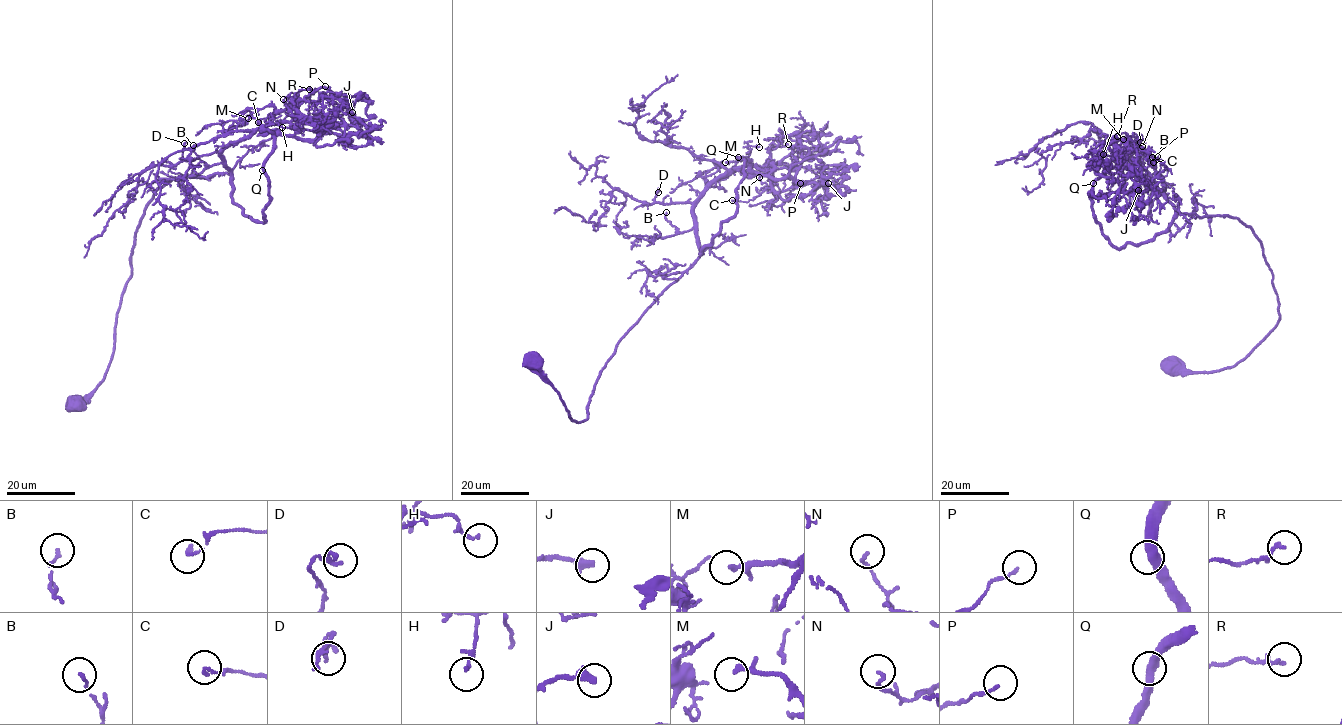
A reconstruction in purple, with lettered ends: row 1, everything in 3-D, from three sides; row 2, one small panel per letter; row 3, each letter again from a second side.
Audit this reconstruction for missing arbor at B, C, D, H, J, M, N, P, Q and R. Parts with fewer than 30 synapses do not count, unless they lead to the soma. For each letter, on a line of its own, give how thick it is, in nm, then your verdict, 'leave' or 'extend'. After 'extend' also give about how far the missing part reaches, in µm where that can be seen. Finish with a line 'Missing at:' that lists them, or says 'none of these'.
B: calibre 120 nm; leave
C: calibre 130 nm; leave
D: calibre 110 nm; leave
H: calibre 120 nm; leave
J: calibre 360 nm; leave
M: calibre 160 nm; leave
N: calibre 120 nm; leave
P: calibre 110 nm; leave
Q: calibre 400 nm; leave
R: calibre 140 nm; leave
Missing at: none of these

